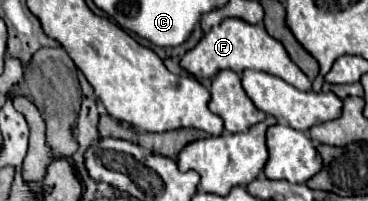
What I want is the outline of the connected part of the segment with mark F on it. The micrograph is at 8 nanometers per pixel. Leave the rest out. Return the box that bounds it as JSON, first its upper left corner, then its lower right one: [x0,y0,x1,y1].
[180,19,310,91]

